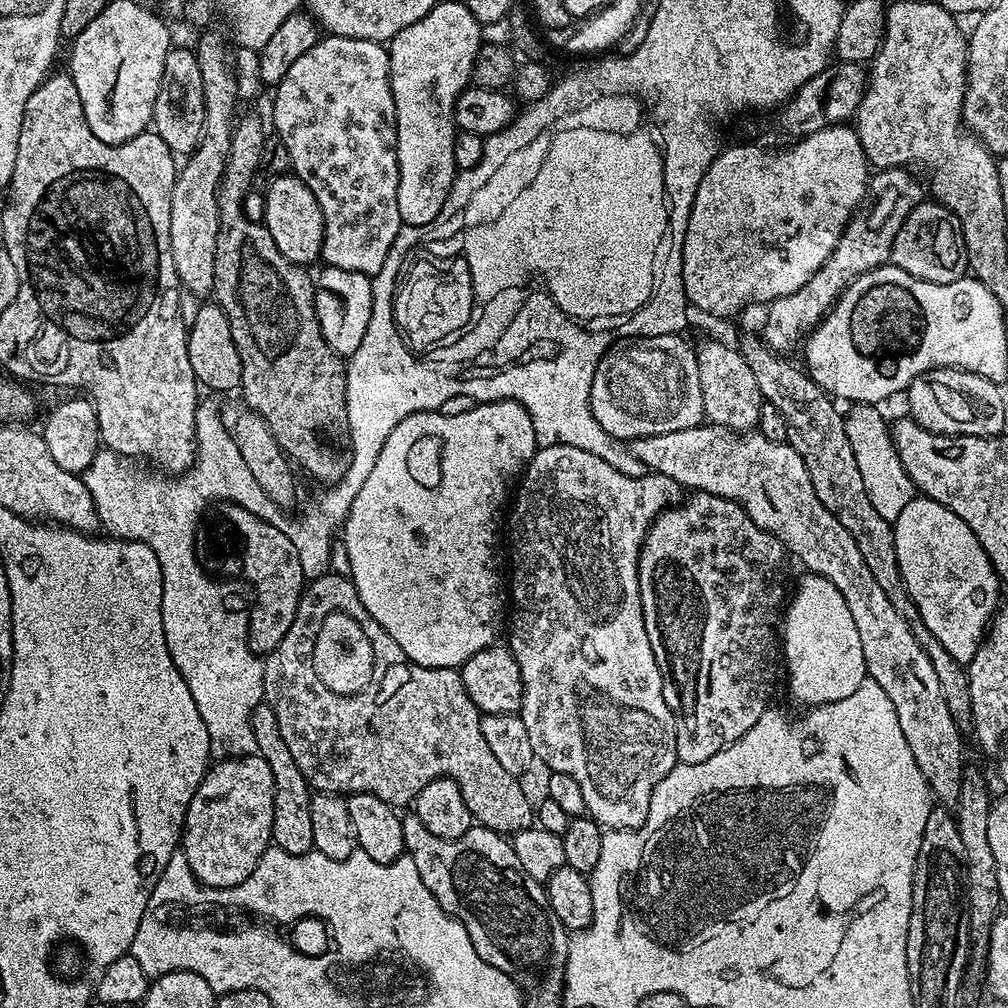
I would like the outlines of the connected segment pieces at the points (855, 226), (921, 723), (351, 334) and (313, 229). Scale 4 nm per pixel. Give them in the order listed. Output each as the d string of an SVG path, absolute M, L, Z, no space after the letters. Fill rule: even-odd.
M907 167L877 171L870 180L868 213L865 216L857 214L849 220L832 256L816 271L814 278L802 286L802 290L786 294L767 305L762 339L773 352L788 354L827 316L852 280L891 261L892 243L898 230L902 230L902 222L906 222L909 214L925 199L923 186L908 172L911 171Z
M702 423L696 428L687 428L686 430L670 430L670 434L654 434L653 436L643 436L637 440L631 441L630 447L634 458L638 458L638 462L642 462L648 467L649 472L661 472L666 478L674 478L674 482L678 482L681 489L691 490L693 493L709 492L715 496L721 496L727 500L735 500L737 504L746 510L746 514L750 514L759 528L766 530L770 534L774 534L774 538L778 538L785 546L789 553L792 552L805 564L807 571L813 576L821 576L830 582L834 582L834 586L838 586L838 594L842 594L842 598L846 598L846 606L850 609L850 618L854 618L854 630L858 630L858 642L862 642L862 658L864 659L864 667L867 675L874 681L878 682L878 686L882 686L882 690L886 690L886 698L890 698L890 702L894 702L894 714L898 714L898 726L902 726L902 734L906 734L906 746L910 746L910 754L914 754L914 762L916 769L922 770L922 774L928 783L928 791L941 805L955 806L958 804L958 796L962 790L962 778L964 777L964 769L966 761L964 761L964 740L960 727L954 722L954 718L950 714L950 706L946 706L946 698L942 694L942 682L938 682L938 674L934 674L934 666L930 666L930 658L926 654L926 650L922 650L922 646L918 642L918 638L914 638L912 633L912 625L906 618L902 618L902 614L898 614L898 610L894 610L894 606L890 602L890 598L886 598L886 590L882 590L882 586L878 586L874 574L870 574L870 569L866 566L862 554L858 550L858 545L854 543L854 538L850 538L850 534L846 531L846 526L842 526L842 522L838 522L838 518L834 518L834 514L830 514L830 510L826 510L826 506L822 506L822 502L818 502L818 494L814 494L814 482L810 482L810 474L806 470L806 462L802 462L802 458L788 444L782 442L770 442L770 438L766 438L759 430L750 432L731 432L729 428L720 428L717 424Z
M325 267L324 273L314 280L316 297L316 317L322 330L322 338L336 351L336 355L347 358L362 346L362 338L366 334L366 326L370 326L370 310L372 309L372 277L361 272L351 272L341 268Z
M294 174L277 176L268 185L264 192L265 216L263 225L270 230L270 238L274 238L274 246L282 250L290 262L301 266L309 266L315 260L321 259L322 238L324 237L324 219L322 218L322 206L318 206L318 198Z

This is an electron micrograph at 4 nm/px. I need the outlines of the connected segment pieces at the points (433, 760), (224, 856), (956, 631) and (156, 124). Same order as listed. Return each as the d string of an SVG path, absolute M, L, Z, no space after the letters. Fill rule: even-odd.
M325 574L317 576L305 587L304 593L300 596L298 602L297 614L302 618L300 622L290 622L290 630L286 630L286 638L282 638L282 642L274 651L267 653L263 657L264 662L264 695L267 703L272 705L274 714L278 718L278 730L282 730L282 738L286 742L290 754L294 757L294 762L298 762L298 770L302 770L304 781L308 783L309 789L316 792L335 792L337 794L351 794L353 792L365 792L366 794L374 794L374 798L382 798L382 802L393 806L401 806L400 804L411 805L415 801L418 790L422 790L422 786L426 786L426 782L430 782L439 776L448 776L454 782L458 782L458 786L462 790L462 798L466 798L466 806L470 806L470 814L473 821L477 825L485 828L492 828L495 832L501 834L515 834L521 832L524 828L533 827L532 820L532 804L528 801L528 796L524 793L524 788L520 785L521 781L517 777L510 775L499 764L498 758L494 758L494 754L490 751L490 746L486 746L486 738L482 738L482 726L480 725L481 711L474 706L474 702L470 698L470 694L466 694L466 690L462 686L462 678L459 671L455 668L427 668L421 664L413 664L409 660L408 655L398 647L390 638L390 634L386 634L386 630L379 622L373 618L366 610L366 606L360 600L358 590L353 586L351 579L347 575L332 576L333 574ZM336 608L348 608L348 612L354 614L354 618L358 618L358 622L362 622L368 628L374 628L370 634L365 634L363 639L366 644L372 647L372 669L368 672L368 681L363 681L359 685L362 689L362 696L358 698L352 697L351 694L345 700L336 698L334 694L330 694L324 686L318 684L318 680L314 678L314 672L310 672L310 662L304 656L304 644L308 648L310 644L310 620L318 616L324 616L328 612L334 612Z
M259 754L230 756L217 760L220 761L217 764L215 761L202 778L194 798L190 798L190 806L184 815L182 851L186 862L190 862L190 870L203 887L229 888L238 886L243 880L250 878L262 854L273 843L276 783L274 773L270 770L270 762L263 760Z
M923 494L913 496L910 502L906 502L906 506L902 506L902 514L898 514L894 521L892 533L900 573L908 586L914 606L920 611L920 620L930 630L930 634L934 634L934 638L938 638L938 642L942 642L942 646L950 650L950 654L959 664L967 666L980 649L986 629L998 612L996 603L1000 600L1002 580L997 573L996 565L990 562L974 530L970 530L970 526L966 526L966 522L962 522L962 518L954 514L954 510L942 506L942 502L934 502Z
M173 46L166 54L166 66L162 74L162 82L158 90L158 98L154 102L151 127L160 135L164 147L173 154L191 154L204 136L204 87L202 74L198 66L198 58L191 47Z

